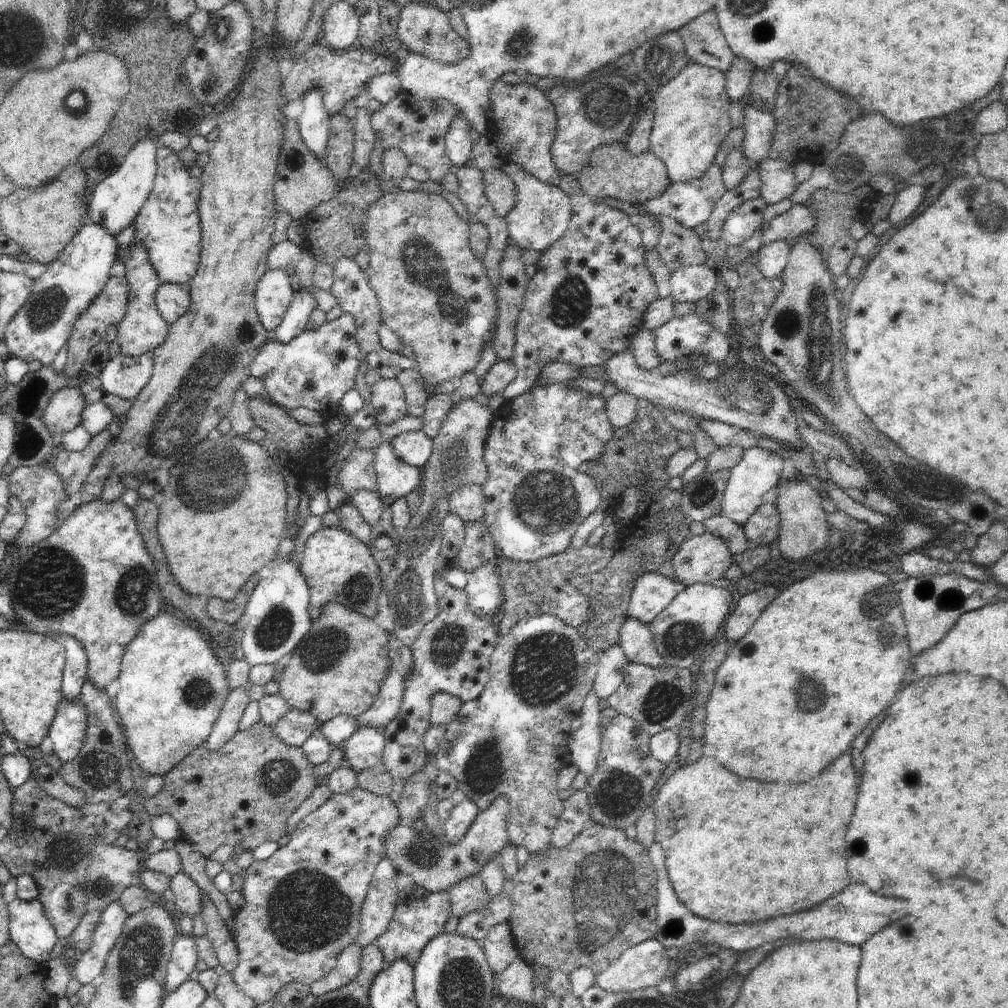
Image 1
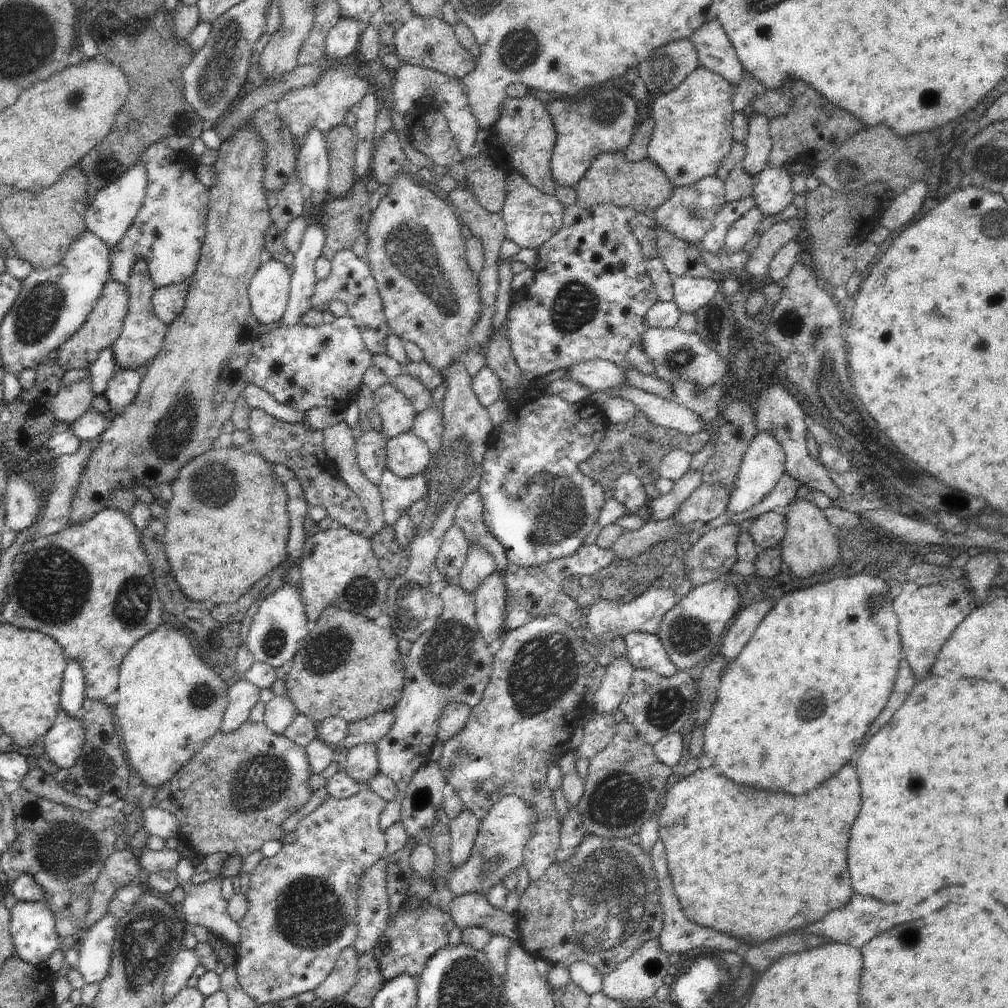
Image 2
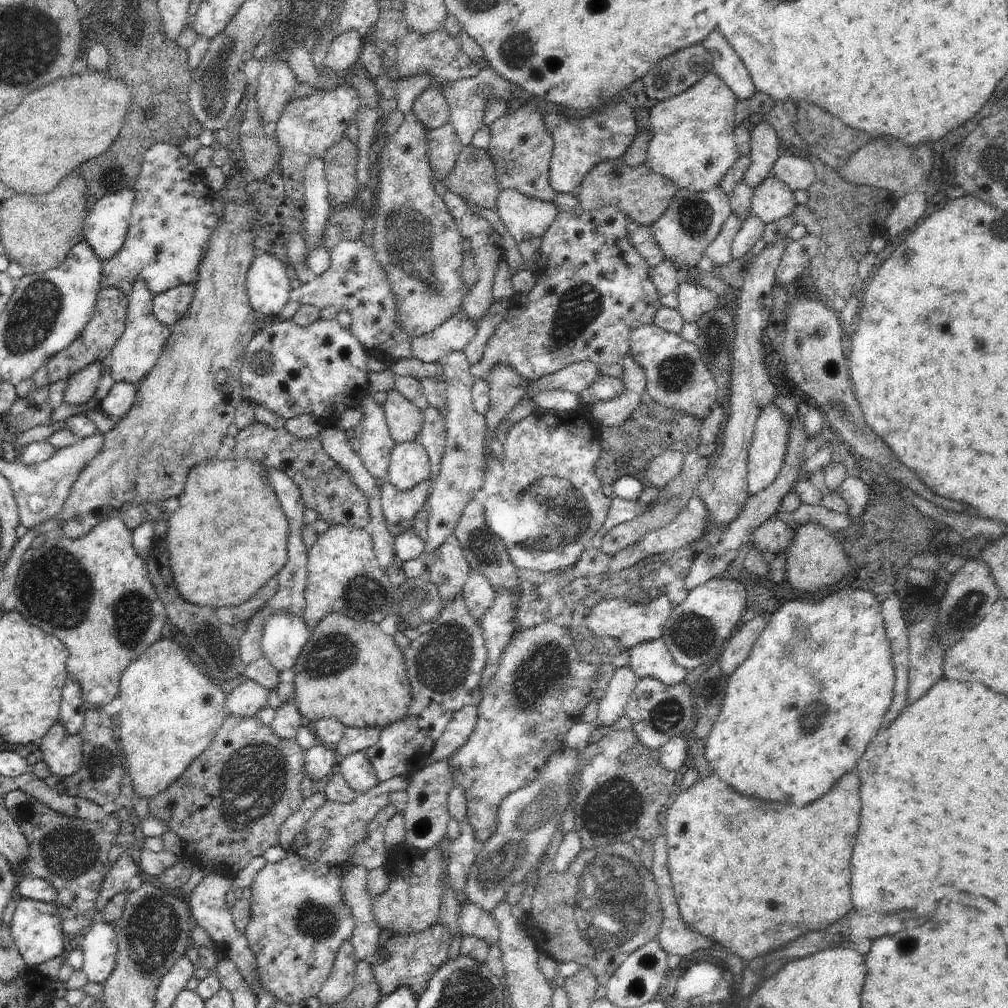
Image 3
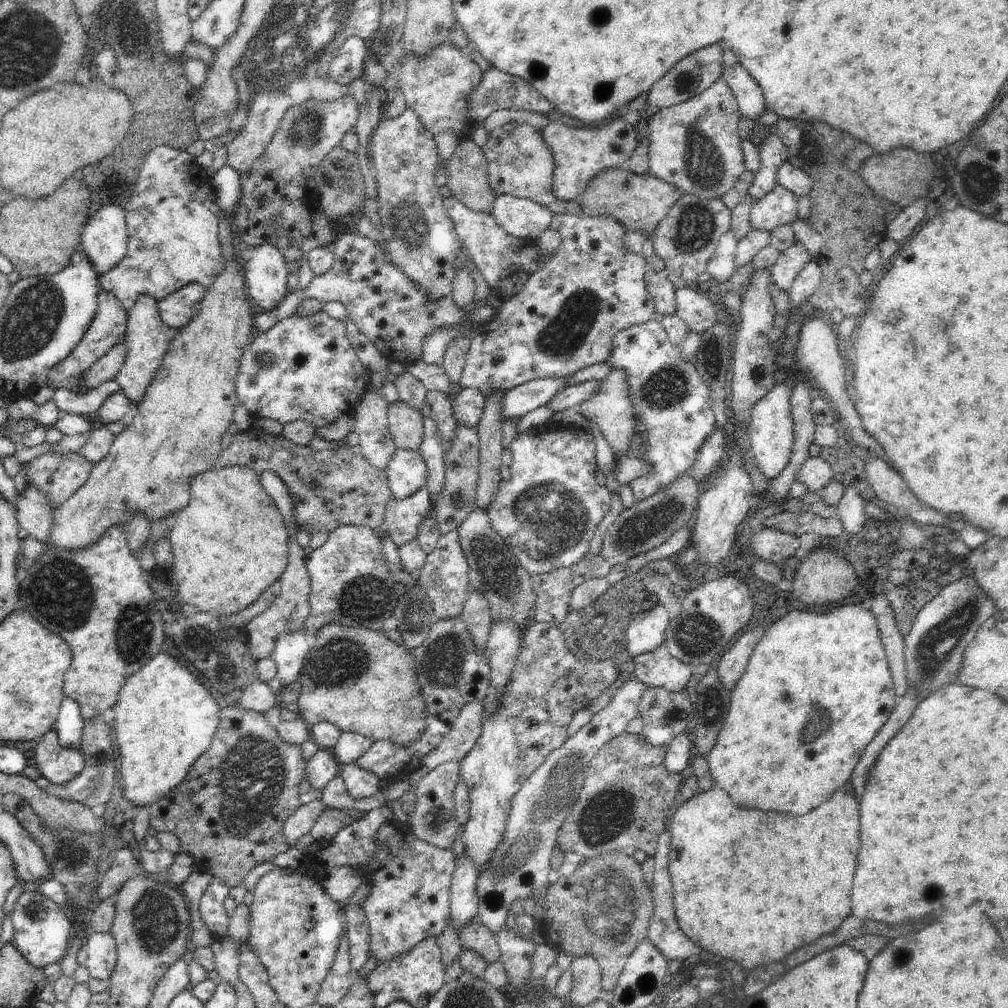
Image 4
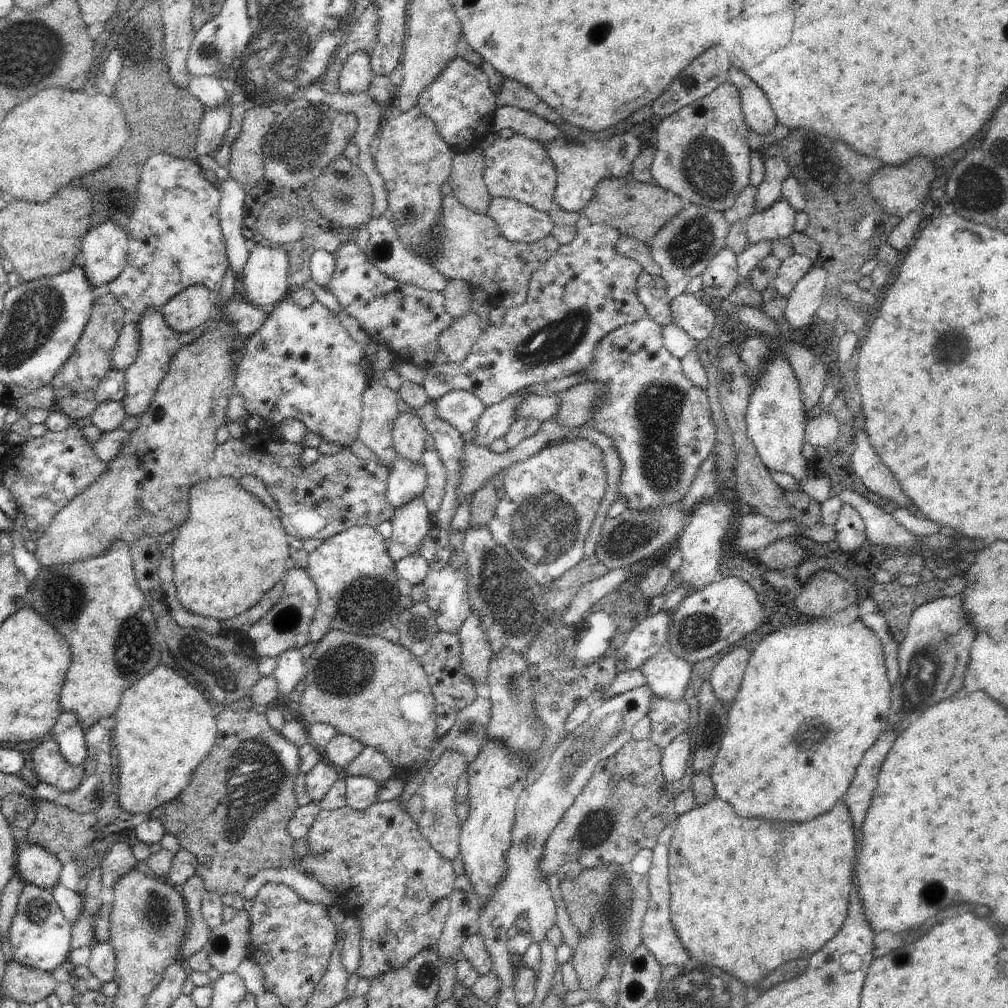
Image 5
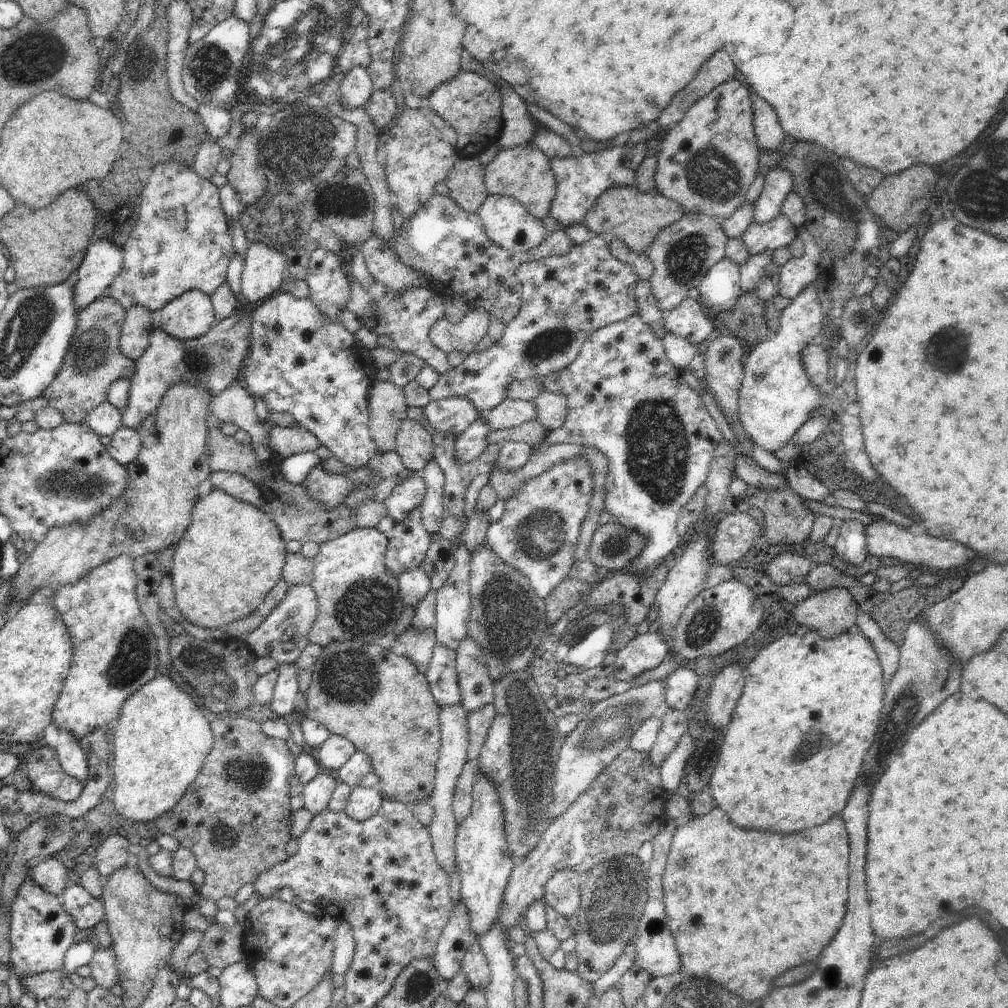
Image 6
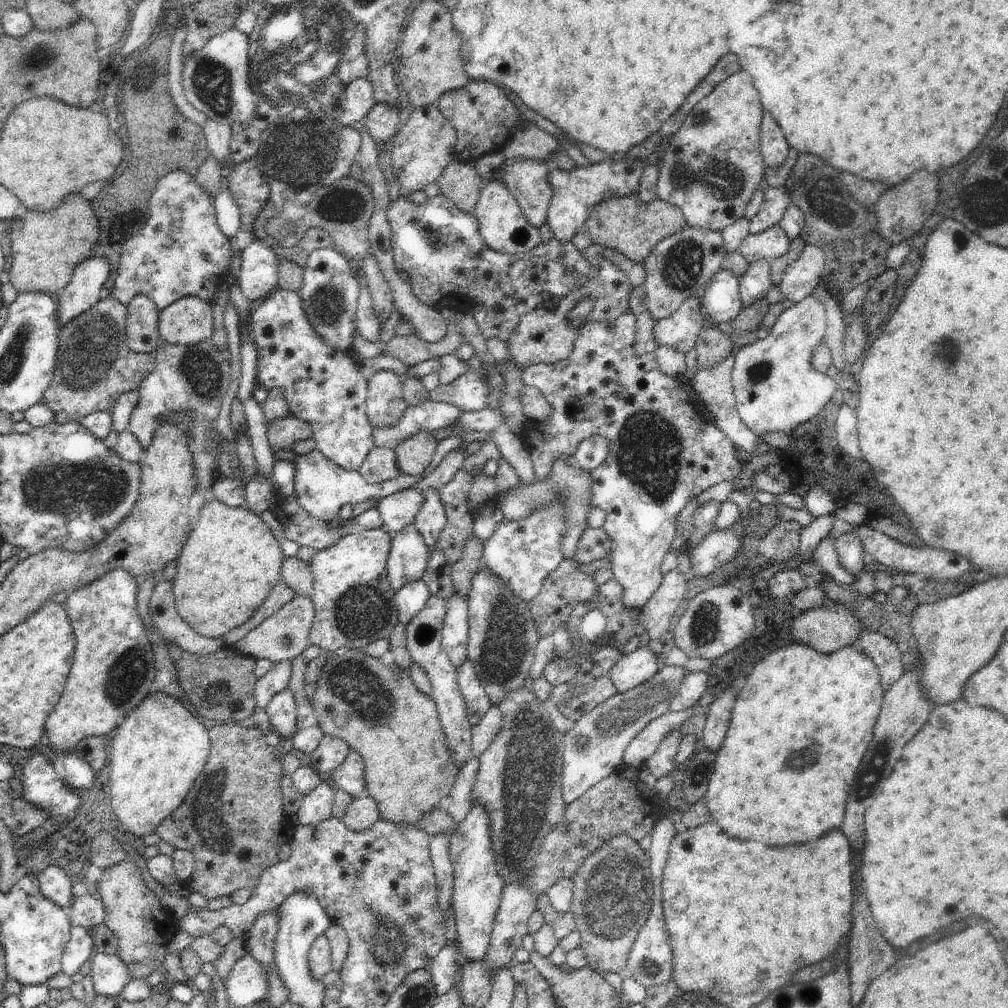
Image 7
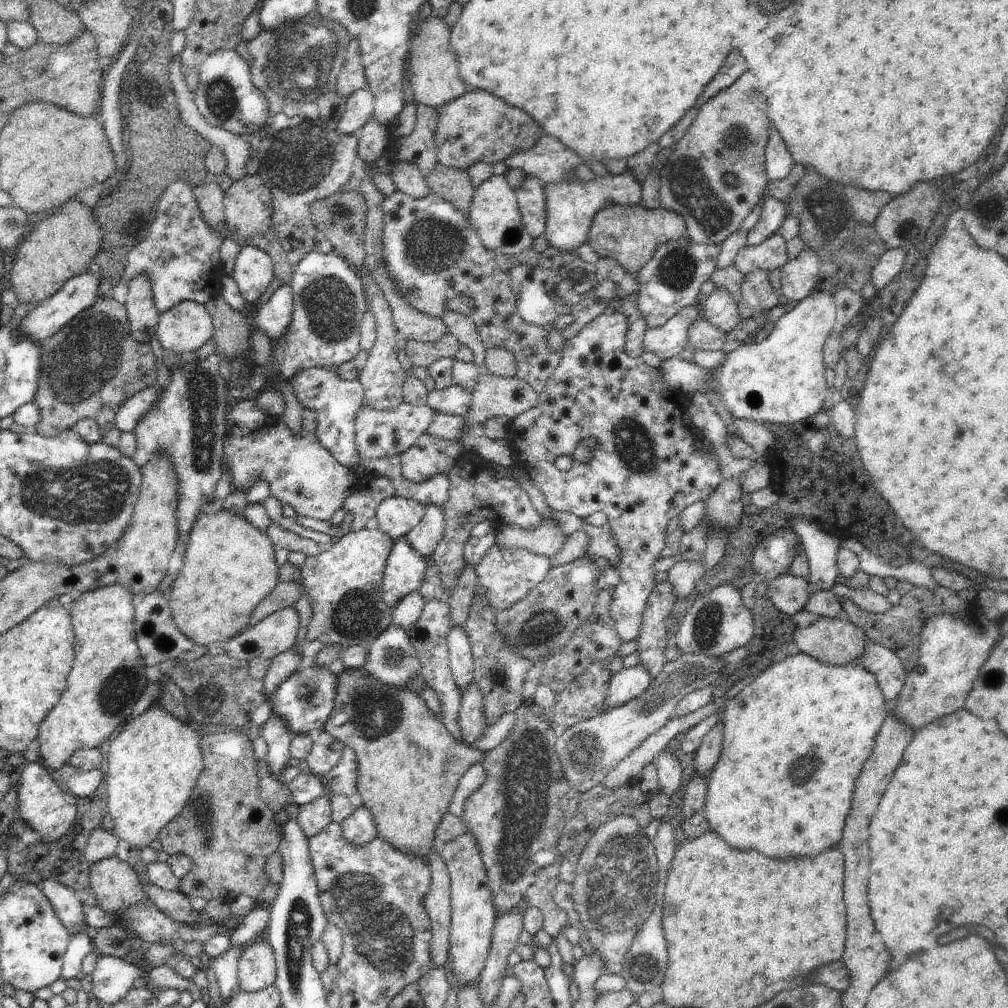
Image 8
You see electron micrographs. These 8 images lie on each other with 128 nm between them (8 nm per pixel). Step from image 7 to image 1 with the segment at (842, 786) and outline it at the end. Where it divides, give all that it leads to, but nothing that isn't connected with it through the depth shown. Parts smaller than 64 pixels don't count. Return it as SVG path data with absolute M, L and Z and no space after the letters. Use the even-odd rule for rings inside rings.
M834 568L830 571L817 571L816 574L808 576L799 582L784 589L784 592L760 614L760 617L751 626L749 632L738 643L732 646L717 671L710 699L706 702L704 753L716 756L722 766L726 766L730 772L758 778L764 782L794 782L802 784L816 774L820 774L828 762L834 762L844 750L851 750L854 740L862 734L870 722L882 713L896 697L900 684L904 679L908 666L913 658L908 648L908 637L902 606L900 606L900 595L894 587L887 574L871 569L840 570Z

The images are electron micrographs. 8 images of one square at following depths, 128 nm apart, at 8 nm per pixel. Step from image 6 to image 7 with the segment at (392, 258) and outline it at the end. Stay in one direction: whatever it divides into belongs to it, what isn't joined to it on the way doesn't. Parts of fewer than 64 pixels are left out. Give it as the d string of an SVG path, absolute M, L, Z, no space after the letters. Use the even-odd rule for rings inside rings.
M368 254L362 264L357 267L357 271L361 274L362 280L367 282L379 325L383 327L392 313L392 288L390 288L390 284L384 280L382 270L380 270L380 266L378 266L378 260L370 254Z

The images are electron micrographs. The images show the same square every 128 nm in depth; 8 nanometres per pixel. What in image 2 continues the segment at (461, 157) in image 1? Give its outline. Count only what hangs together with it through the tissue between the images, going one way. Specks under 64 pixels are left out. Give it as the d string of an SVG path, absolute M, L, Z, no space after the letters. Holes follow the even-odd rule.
M403 64L400 70L394 73L393 83L393 100L395 102L395 109L400 114L408 114L416 104L420 104L424 97L432 97L434 104L444 113L444 118L448 121L449 128L452 132L454 142L458 152L462 154L462 159L474 153L476 150L476 132L479 130L478 120L470 110L468 104L468 96L464 90L464 84L461 79L450 77L438 70L417 67L414 65Z

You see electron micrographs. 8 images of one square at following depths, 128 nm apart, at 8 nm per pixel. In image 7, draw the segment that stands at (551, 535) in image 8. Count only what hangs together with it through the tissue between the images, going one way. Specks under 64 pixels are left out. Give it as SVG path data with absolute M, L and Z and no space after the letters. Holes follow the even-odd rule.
M560 455L553 459L552 474L546 480L537 480L534 484L520 483L520 486L509 489L504 493L503 497L499 499L500 509L502 510L503 519L524 520L532 512L537 510L544 510L544 506L548 506L550 502L562 502L564 504L564 512L566 512L566 520L568 525L568 532L564 534L562 540L562 556L565 559L574 559L574 554L578 546L578 540L583 532L587 529L586 518L592 510L590 500L592 500L592 476L589 470L578 469L574 462L572 455Z

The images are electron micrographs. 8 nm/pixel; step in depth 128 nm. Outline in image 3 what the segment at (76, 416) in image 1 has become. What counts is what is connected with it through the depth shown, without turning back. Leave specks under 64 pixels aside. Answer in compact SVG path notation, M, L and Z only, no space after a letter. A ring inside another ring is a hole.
M108 361L93 362L90 366L73 374L65 386L63 401L70 406L78 406L78 404L91 401Z

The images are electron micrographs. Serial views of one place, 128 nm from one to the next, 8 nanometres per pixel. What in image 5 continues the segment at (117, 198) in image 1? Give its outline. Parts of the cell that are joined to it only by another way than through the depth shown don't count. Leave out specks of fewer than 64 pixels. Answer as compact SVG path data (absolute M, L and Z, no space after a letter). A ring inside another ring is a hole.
M106 220L90 229L81 246L84 272L92 288L110 284L126 266L128 235L119 220Z

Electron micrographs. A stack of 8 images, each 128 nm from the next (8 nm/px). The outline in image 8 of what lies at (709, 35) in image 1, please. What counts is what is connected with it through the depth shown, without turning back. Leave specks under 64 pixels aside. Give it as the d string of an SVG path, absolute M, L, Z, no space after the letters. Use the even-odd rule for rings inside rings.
M774 128L771 129L767 147L765 148L765 167L767 182L772 184L776 180L784 180L795 165L794 159L780 134Z

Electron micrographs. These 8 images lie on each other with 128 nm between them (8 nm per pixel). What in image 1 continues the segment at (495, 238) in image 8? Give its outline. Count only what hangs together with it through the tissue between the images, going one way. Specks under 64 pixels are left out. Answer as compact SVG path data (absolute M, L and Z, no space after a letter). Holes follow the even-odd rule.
M506 162L503 171L516 185L516 204L505 216L510 241L520 250L548 250L568 228L571 216L570 197L560 188L544 184L519 164Z

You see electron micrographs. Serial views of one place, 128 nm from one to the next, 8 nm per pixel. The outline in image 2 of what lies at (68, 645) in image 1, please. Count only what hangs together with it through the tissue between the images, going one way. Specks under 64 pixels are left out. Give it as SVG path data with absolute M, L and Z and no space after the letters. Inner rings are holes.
M76 660L67 661L60 689L61 709L70 718L80 718L85 697L85 676Z

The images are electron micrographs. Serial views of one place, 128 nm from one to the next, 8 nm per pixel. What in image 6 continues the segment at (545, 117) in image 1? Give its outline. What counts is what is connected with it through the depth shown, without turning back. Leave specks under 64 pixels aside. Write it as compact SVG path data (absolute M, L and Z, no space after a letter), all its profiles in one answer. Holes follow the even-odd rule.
M517 146L498 152L485 166L485 186L488 194L512 197L521 202L522 206L538 220L549 215L552 200L554 200L556 181L551 171L551 162L538 147Z

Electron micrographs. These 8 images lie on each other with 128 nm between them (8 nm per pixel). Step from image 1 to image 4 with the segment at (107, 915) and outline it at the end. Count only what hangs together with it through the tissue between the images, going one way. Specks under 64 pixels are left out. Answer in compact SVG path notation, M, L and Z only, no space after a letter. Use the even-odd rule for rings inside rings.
M110 931L105 933L89 932L88 937L85 939L85 945L87 948L87 959L83 966L88 969L90 977L98 978L98 980L111 978L117 963L116 941L112 933Z

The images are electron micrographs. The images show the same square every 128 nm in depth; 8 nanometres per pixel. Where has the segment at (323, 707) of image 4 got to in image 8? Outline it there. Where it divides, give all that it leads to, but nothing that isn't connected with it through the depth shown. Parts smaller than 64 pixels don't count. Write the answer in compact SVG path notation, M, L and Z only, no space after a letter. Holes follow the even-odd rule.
M345 668L338 674L338 692L334 698L334 710L324 724L323 731L337 738L346 747L352 748L358 759L356 788L362 804L370 810L377 828L377 837L388 842L394 850L422 858L429 864L434 851L433 840L436 828L449 811L460 778L470 766L483 763L487 752L480 752L463 740L456 740L439 717L426 706L426 702L415 692L406 688L388 686L364 670L348 672Z

